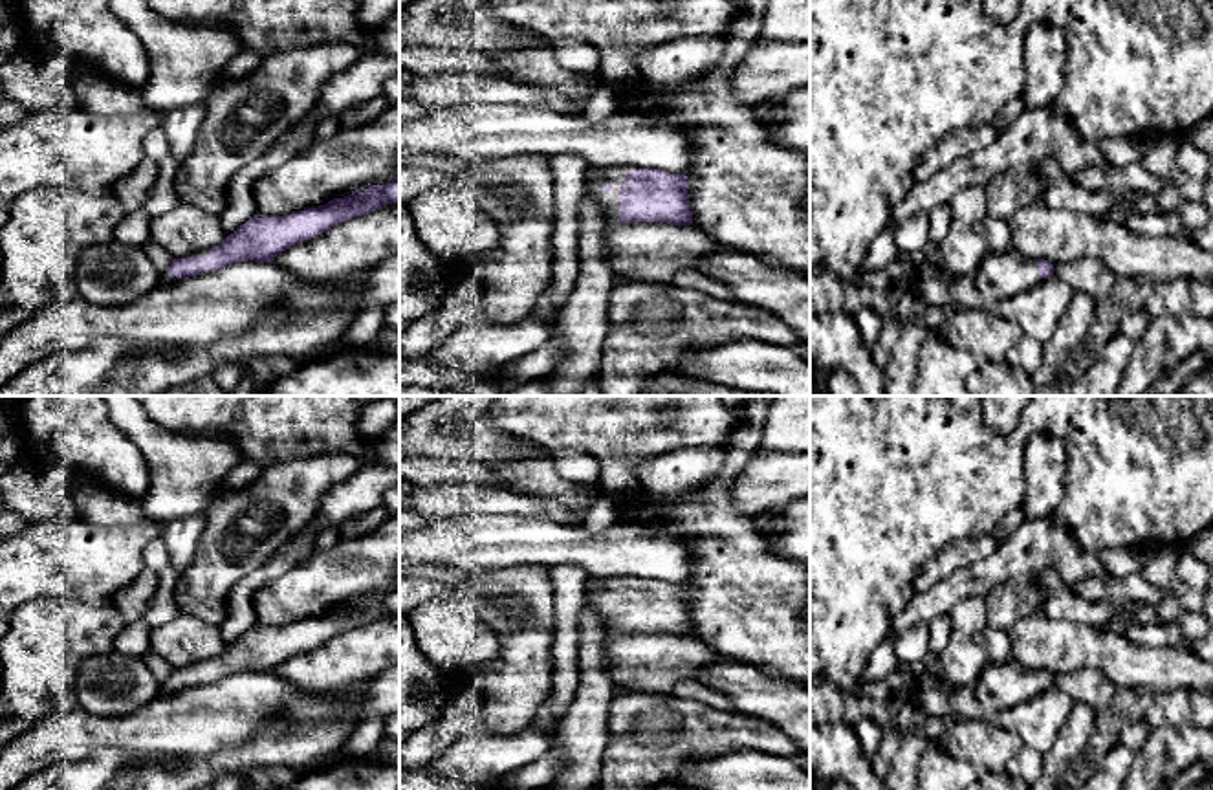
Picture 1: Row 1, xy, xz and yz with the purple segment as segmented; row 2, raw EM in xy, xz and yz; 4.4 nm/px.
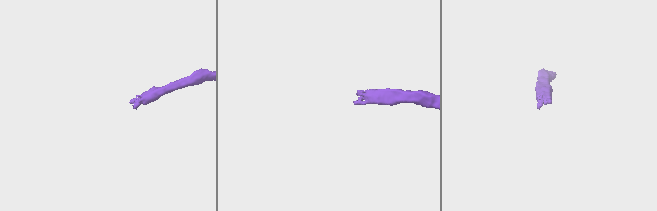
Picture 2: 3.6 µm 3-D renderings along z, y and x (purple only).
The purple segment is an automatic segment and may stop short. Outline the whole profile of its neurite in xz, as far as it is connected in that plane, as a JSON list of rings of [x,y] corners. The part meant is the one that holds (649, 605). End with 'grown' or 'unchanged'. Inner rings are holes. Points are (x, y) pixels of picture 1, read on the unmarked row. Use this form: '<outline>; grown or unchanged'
[[[586,577],[586,605],[606,618],[614,634],[691,636],[689,588],[661,579]]]; grown

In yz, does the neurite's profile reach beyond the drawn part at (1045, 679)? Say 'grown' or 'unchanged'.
grown

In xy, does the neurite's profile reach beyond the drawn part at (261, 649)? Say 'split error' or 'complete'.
split error

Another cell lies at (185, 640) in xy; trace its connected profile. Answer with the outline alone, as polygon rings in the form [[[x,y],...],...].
[[[178,614],[174,620],[150,631],[150,651],[163,656],[172,669],[185,669],[202,660],[213,660],[227,649],[218,625],[194,614]]]

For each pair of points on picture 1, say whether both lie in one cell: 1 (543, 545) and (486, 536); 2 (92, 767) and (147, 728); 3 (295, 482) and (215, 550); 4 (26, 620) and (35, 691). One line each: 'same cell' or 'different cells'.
1: same cell
2: different cells
3: same cell
4: same cell

